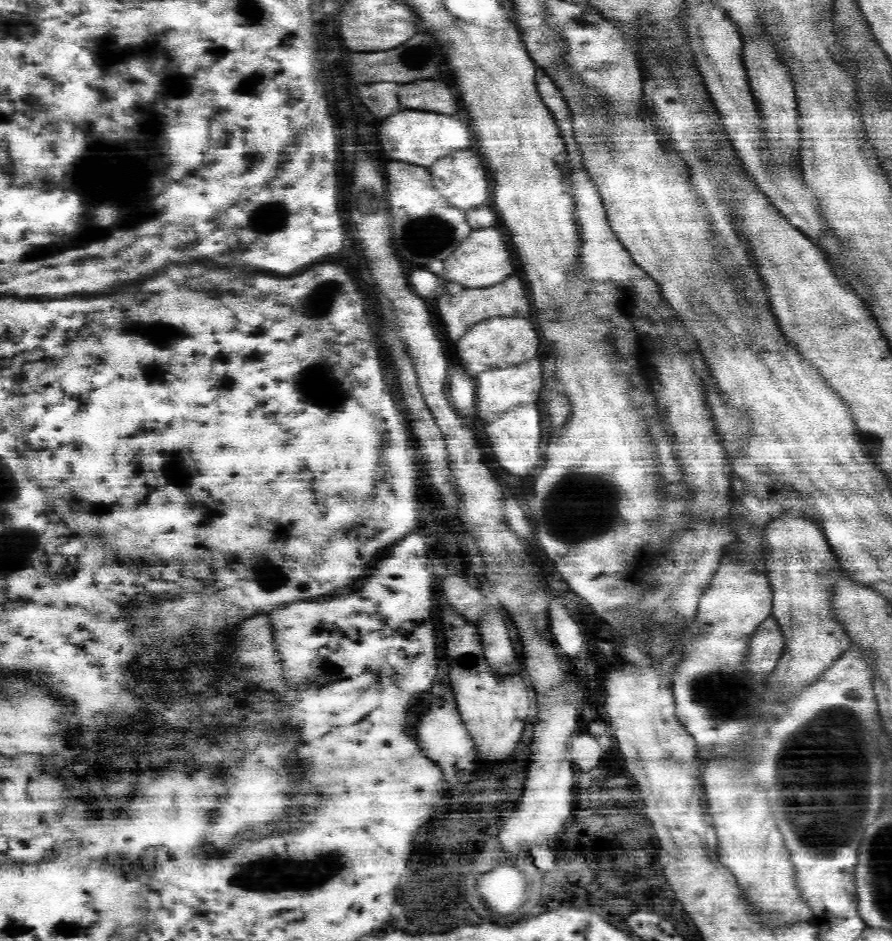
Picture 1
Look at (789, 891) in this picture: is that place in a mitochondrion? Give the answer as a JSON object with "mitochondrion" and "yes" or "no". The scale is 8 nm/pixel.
{"mitochondrion":"no"}

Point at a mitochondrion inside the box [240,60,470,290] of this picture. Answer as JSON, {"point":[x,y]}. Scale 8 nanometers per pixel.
{"point":[267,218]}

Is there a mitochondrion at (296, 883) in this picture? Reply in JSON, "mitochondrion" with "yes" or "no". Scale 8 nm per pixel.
{"mitochondrion":"yes"}

